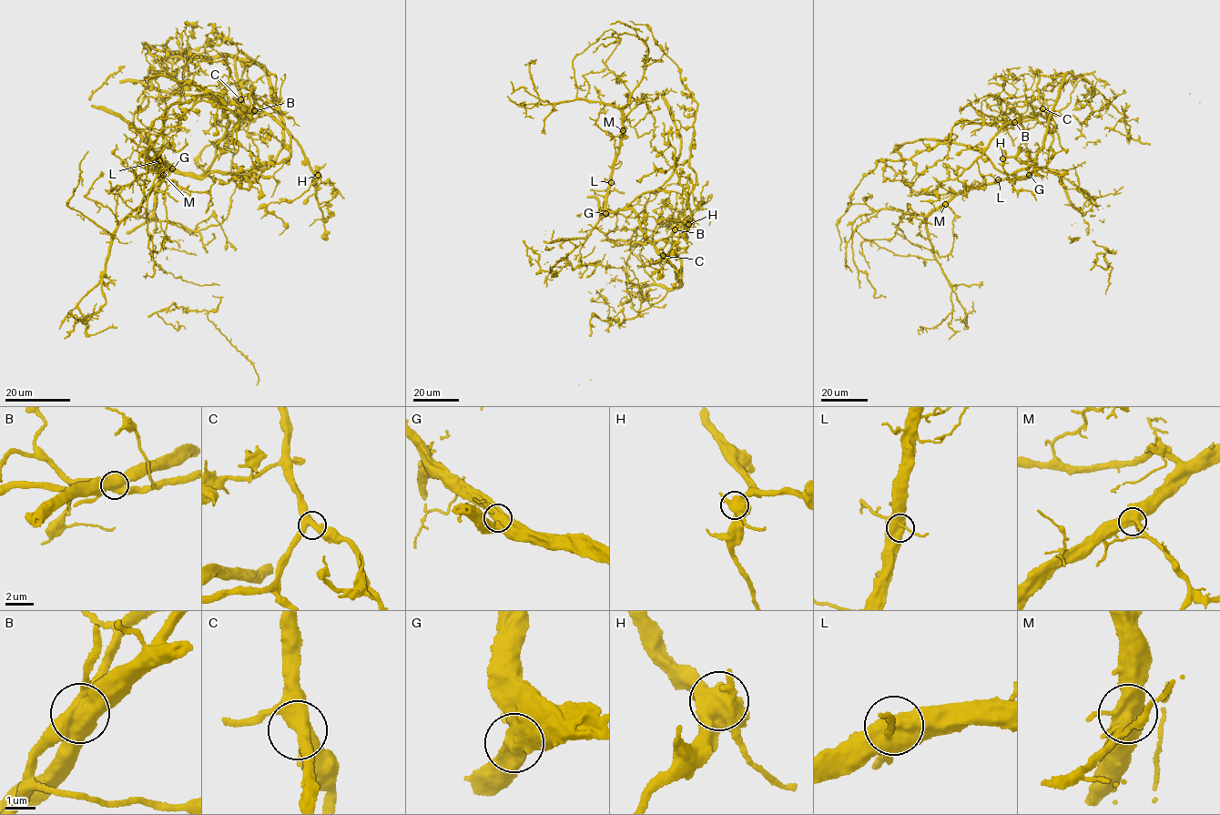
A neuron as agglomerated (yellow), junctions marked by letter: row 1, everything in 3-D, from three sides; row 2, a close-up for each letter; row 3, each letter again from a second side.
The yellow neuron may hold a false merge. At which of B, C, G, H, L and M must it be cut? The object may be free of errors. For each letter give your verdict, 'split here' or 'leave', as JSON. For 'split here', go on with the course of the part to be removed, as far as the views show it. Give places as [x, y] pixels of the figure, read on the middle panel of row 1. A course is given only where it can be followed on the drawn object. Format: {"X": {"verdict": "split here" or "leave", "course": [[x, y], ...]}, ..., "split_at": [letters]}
{"B": {"verdict": "split here", "course": [[675, 229], [690, 217], [686, 225], [647, 216], [644, 236], [570, 265], [556, 260], [554, 275], [590, 380]]}, "C": {"verdict": "leave"}, "G": {"verdict": "leave"}, "H": {"verdict": "leave"}, "L": {"verdict": "leave"}, "M": {"verdict": "leave"}, "split_at": ["B"]}

